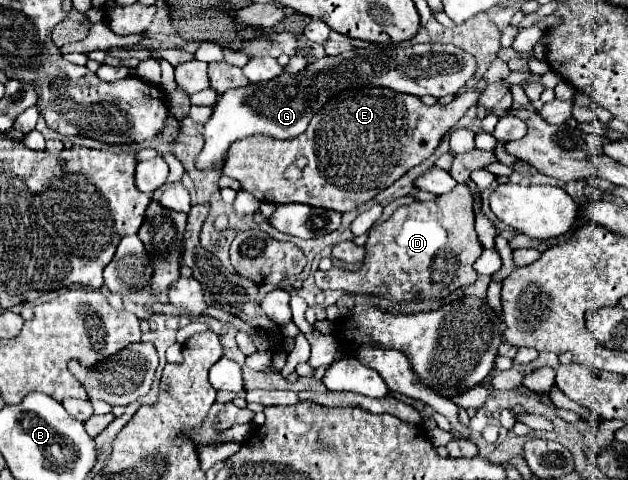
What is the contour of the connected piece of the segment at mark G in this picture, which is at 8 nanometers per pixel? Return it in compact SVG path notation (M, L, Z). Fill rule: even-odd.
M423 43L413 47L401 45L373 45L365 49L351 49L335 57L311 61L299 73L281 73L279 77L263 83L251 83L247 87L229 89L219 97L213 107L213 115L205 123L203 139L205 145L195 159L199 171L221 169L223 159L231 143L251 137L265 135L273 139L295 139L307 131L311 117L339 91L351 87L375 85L387 87L397 93L409 93L415 97L433 95L445 97L455 95L475 73L475 59L455 45L445 43Z

